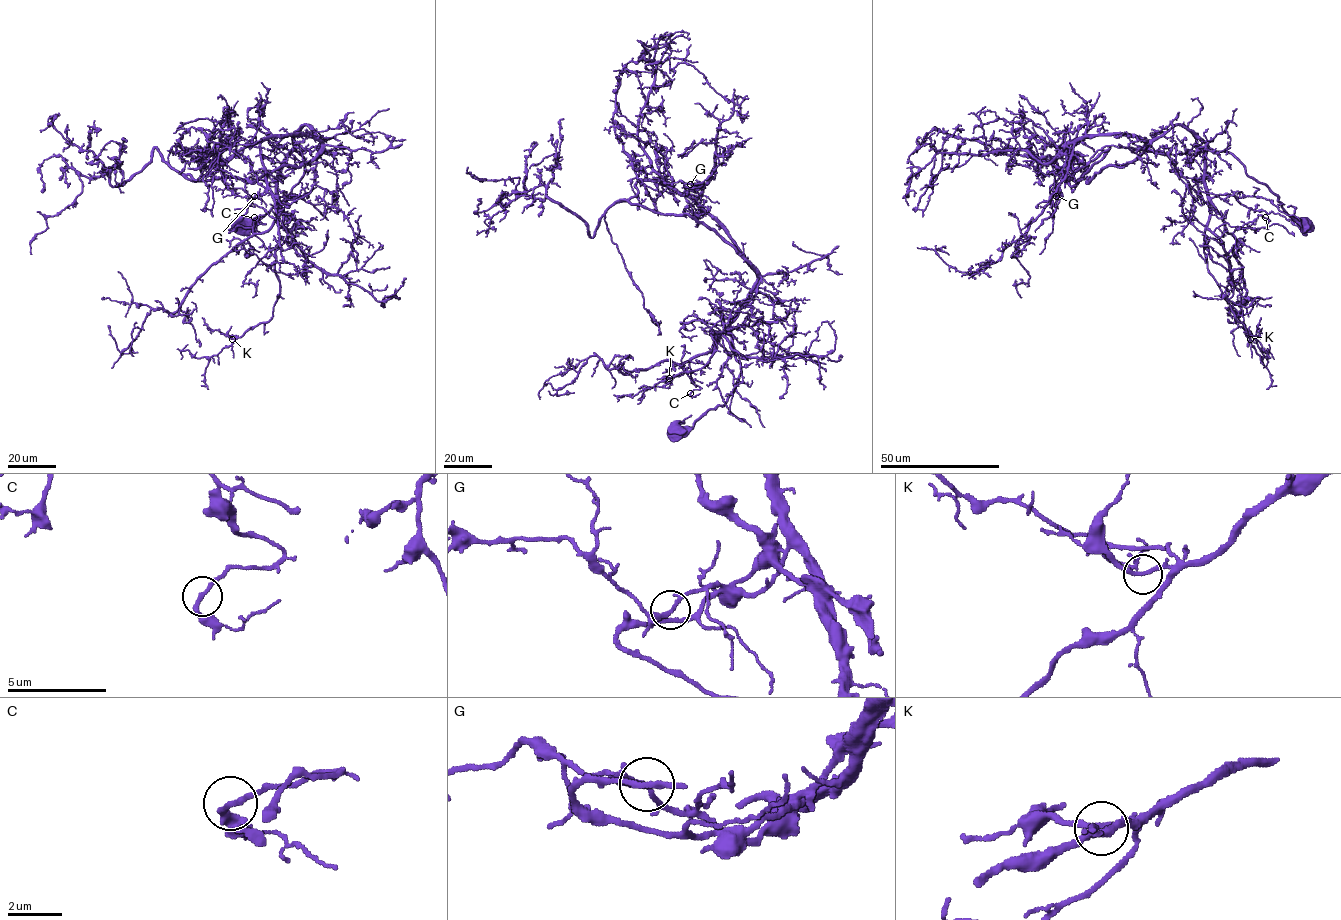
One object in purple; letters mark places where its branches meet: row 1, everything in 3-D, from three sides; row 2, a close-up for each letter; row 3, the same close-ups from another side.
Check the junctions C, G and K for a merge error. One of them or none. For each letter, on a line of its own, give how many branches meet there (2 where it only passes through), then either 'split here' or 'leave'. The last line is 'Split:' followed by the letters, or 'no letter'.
C: 2 | leave
G: 2 | leave
K: 2 | leave
Split: no letter

